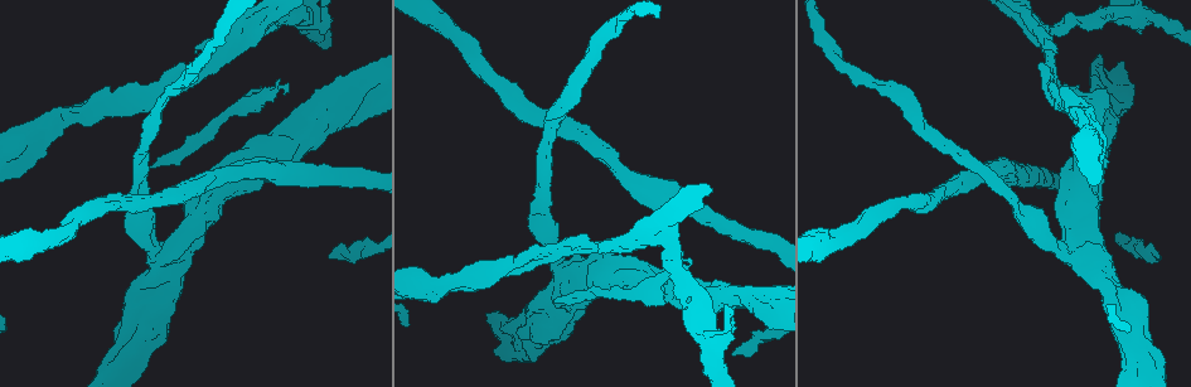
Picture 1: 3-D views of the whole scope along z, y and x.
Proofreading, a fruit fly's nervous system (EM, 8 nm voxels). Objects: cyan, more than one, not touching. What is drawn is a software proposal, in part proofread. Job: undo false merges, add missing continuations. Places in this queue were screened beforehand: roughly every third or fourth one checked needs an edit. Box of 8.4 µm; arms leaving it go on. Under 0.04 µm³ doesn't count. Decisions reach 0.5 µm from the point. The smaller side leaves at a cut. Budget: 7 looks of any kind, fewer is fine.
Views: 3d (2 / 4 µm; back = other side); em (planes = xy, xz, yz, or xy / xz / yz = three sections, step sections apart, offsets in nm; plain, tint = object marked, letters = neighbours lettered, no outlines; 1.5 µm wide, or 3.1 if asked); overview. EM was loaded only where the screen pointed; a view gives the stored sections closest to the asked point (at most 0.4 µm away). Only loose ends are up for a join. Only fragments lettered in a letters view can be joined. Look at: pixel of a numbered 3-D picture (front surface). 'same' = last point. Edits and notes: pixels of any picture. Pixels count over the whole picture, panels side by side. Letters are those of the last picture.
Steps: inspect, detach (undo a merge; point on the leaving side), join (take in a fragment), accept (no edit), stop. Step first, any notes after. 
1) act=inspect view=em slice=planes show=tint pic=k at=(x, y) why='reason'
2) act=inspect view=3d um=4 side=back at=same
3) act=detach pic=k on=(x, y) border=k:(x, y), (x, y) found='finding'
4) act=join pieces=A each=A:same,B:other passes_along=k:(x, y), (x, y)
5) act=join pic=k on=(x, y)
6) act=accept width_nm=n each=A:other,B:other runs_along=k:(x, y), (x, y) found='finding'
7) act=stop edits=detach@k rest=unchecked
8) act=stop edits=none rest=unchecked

act=inspect view=em slice=planes show=letters pic=1 at=(46, 149) why='an open end'

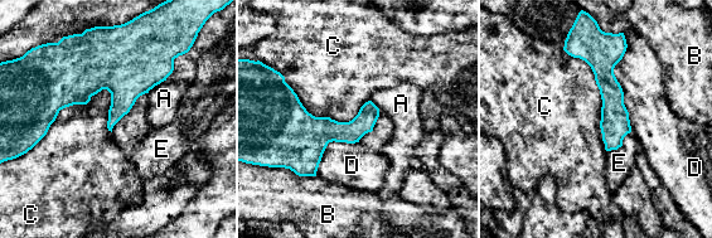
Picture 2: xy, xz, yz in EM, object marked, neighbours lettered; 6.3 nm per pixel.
act=accept each=A:other,B:other,C:other,D:other,E:other runs_along=2:(164, 67), (88, 73), (40, 131) found='no lettered fragment goes on from it'

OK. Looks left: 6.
act=inspect view=em slice=planes show=plain pic=1 at=(280, 80) why='branch stops here'

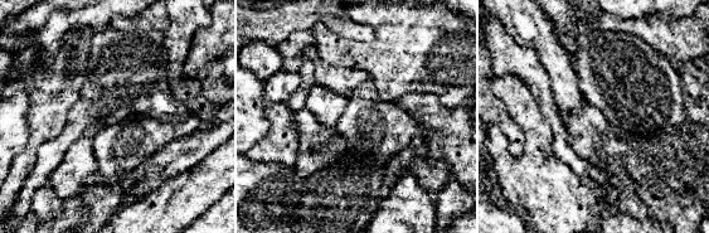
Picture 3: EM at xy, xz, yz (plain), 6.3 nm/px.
act=inspect view=em slice=planes show=letters at=same

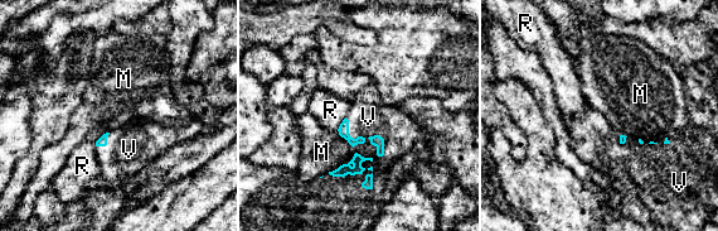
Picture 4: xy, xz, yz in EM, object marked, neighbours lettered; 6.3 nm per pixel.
act=join pieces=V each=M:other,R:other,V:same passes_along=4:(376, 140), (362, 136), (368, 116) found='it goes on there'

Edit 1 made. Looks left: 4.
act=inspect view=3d um=4 pic=1 at=(1131, 354) why='a fork'

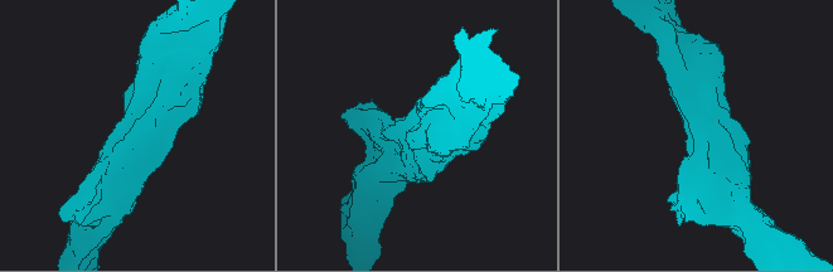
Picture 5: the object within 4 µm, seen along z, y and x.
act=inspect view=em slice=xy step=8 show=letters pic=5 at=(135, 127) arms=3 arm_widths_nm=280,420,600

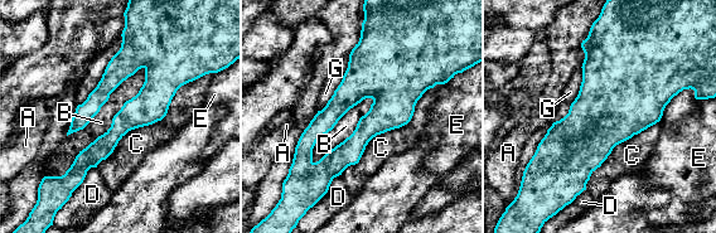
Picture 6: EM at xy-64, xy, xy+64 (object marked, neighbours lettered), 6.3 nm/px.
act=inspect view=em slice=planes show=letters at=same why='another direction'

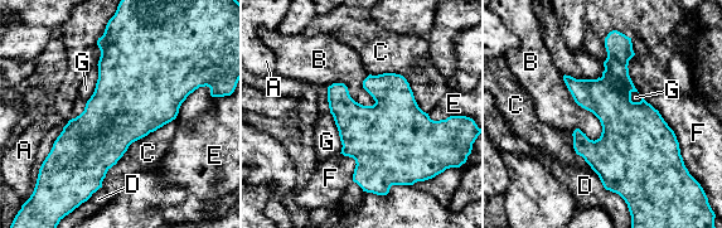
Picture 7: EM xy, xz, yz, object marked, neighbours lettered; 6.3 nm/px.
act=accept each=A:other,B:other,C:other,D:other,E:other,F:other,G:other border=7:(328, 86), (376, 102) found='all the same neuron'

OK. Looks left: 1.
act=stop edits=join@4 rest=unchecked

